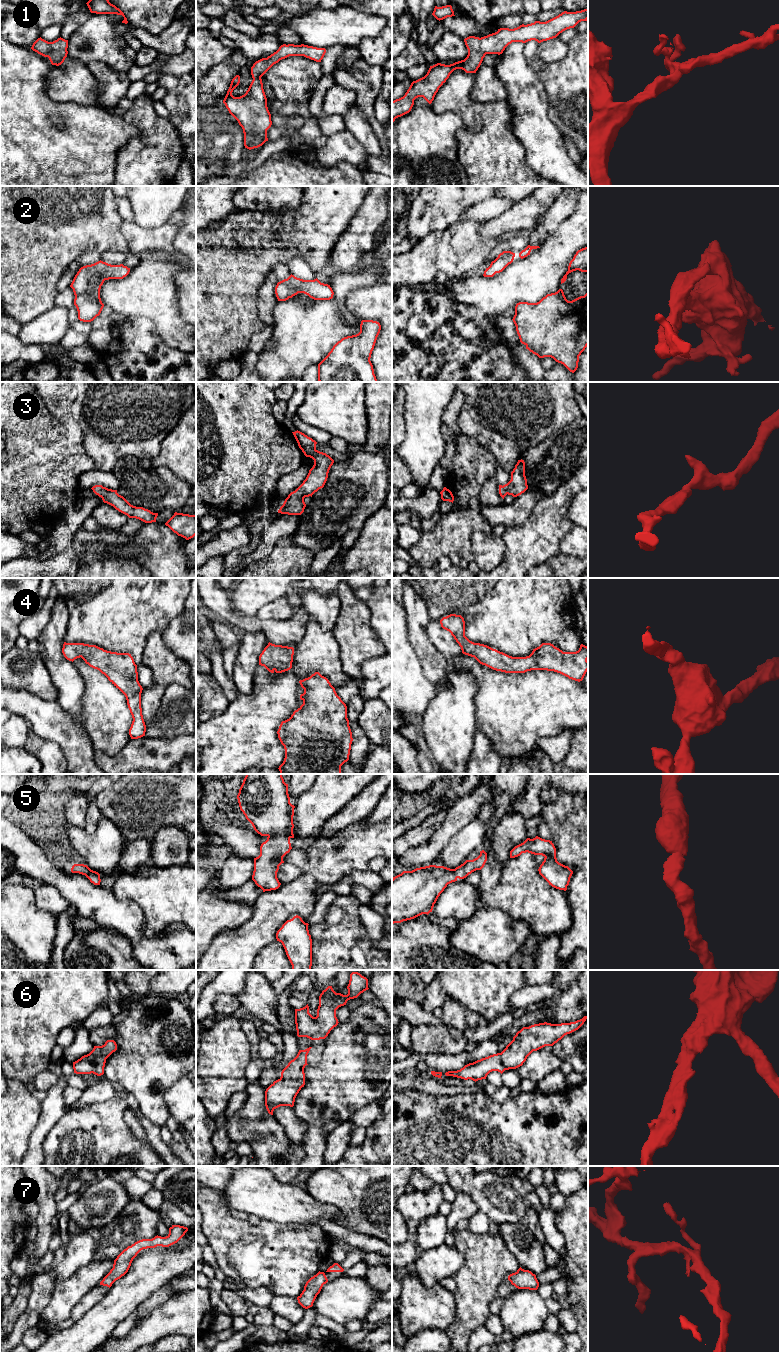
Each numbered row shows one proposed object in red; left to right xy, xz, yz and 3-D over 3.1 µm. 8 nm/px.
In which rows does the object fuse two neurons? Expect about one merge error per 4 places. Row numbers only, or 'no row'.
no row

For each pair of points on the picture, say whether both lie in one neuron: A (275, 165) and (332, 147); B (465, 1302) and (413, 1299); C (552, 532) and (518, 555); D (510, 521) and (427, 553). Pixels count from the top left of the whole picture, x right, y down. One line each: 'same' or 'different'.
A: different
B: different
C: same
D: different

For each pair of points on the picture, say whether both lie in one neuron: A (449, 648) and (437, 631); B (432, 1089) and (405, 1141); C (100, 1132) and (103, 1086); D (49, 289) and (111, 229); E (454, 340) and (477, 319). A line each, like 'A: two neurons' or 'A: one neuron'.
A: one neuron
B: two neurons
C: two neurons
D: one neuron
E: one neuron

